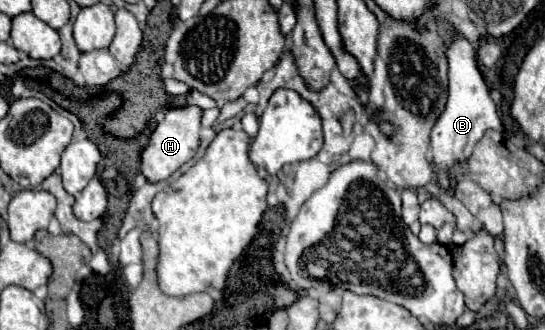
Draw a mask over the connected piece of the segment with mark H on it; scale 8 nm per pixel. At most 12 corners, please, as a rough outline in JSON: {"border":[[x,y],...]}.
{"border":[[199,106],[171,108],[149,136],[141,172],[167,180],[199,144]]}

